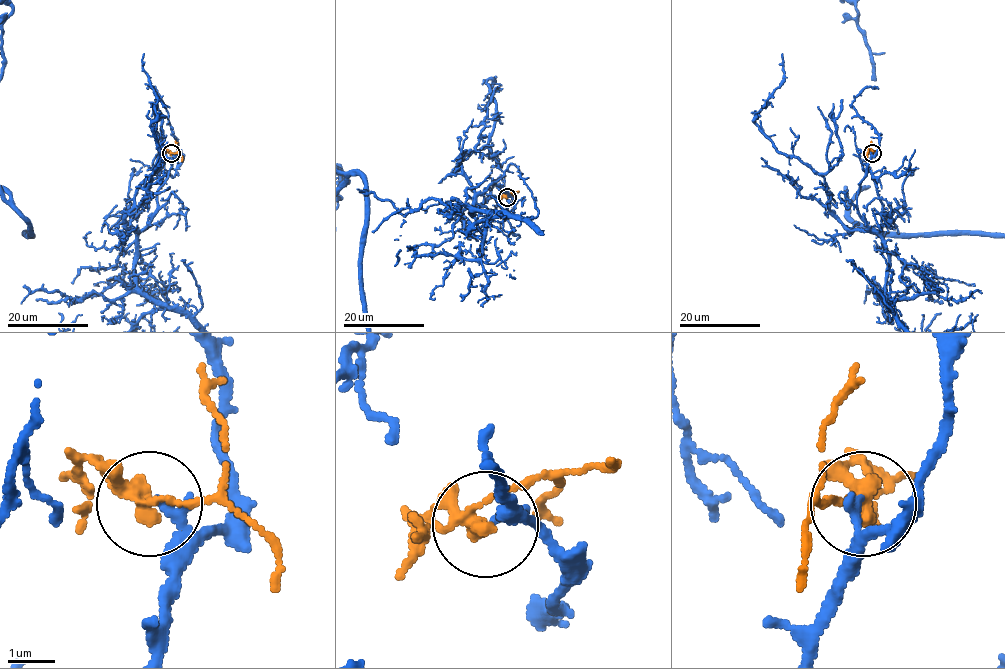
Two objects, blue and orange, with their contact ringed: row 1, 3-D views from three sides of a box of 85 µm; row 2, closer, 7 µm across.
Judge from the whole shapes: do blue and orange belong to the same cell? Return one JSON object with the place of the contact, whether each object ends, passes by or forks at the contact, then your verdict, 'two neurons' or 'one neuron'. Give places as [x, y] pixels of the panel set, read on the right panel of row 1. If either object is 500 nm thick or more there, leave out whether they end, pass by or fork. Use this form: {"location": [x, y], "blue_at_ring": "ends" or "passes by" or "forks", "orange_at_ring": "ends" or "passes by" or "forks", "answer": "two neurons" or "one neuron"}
{"location": [872, 153], "blue_at_ring": "ends", "orange_at_ring": "passes by", "answer": "one neuron"}

